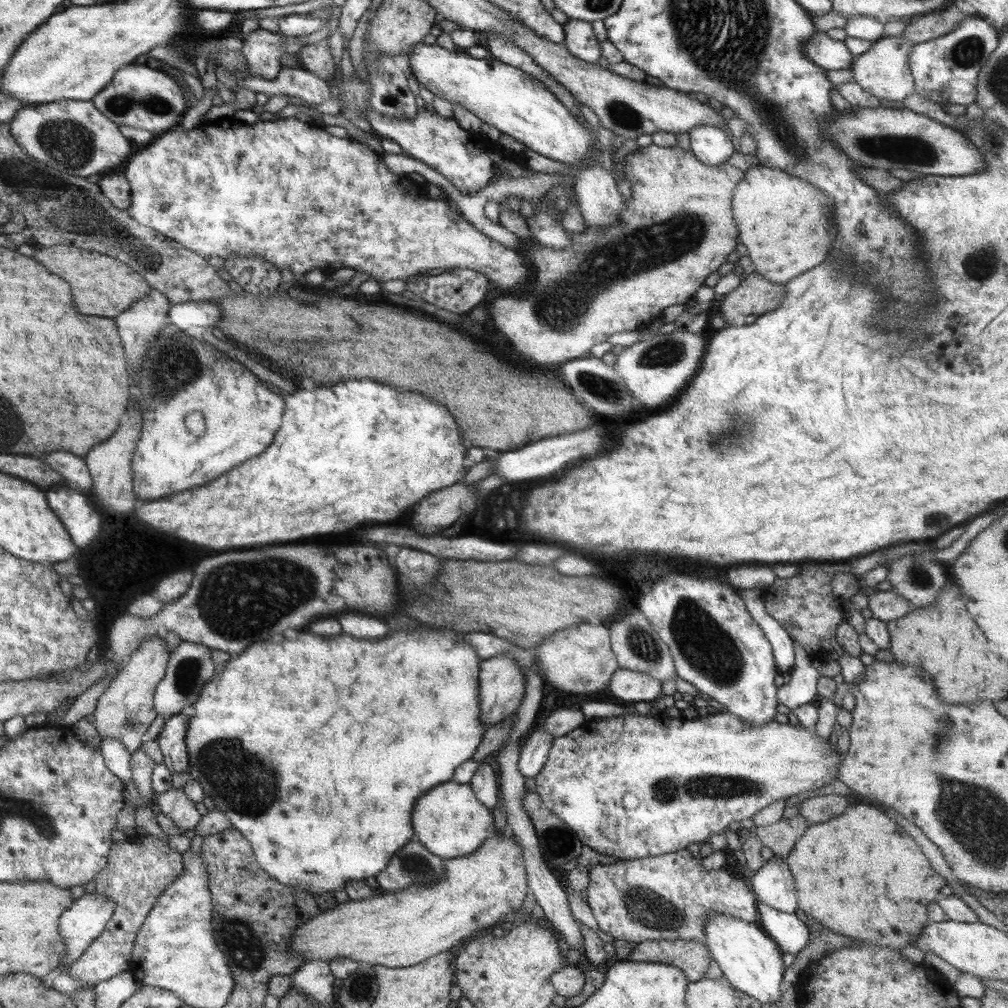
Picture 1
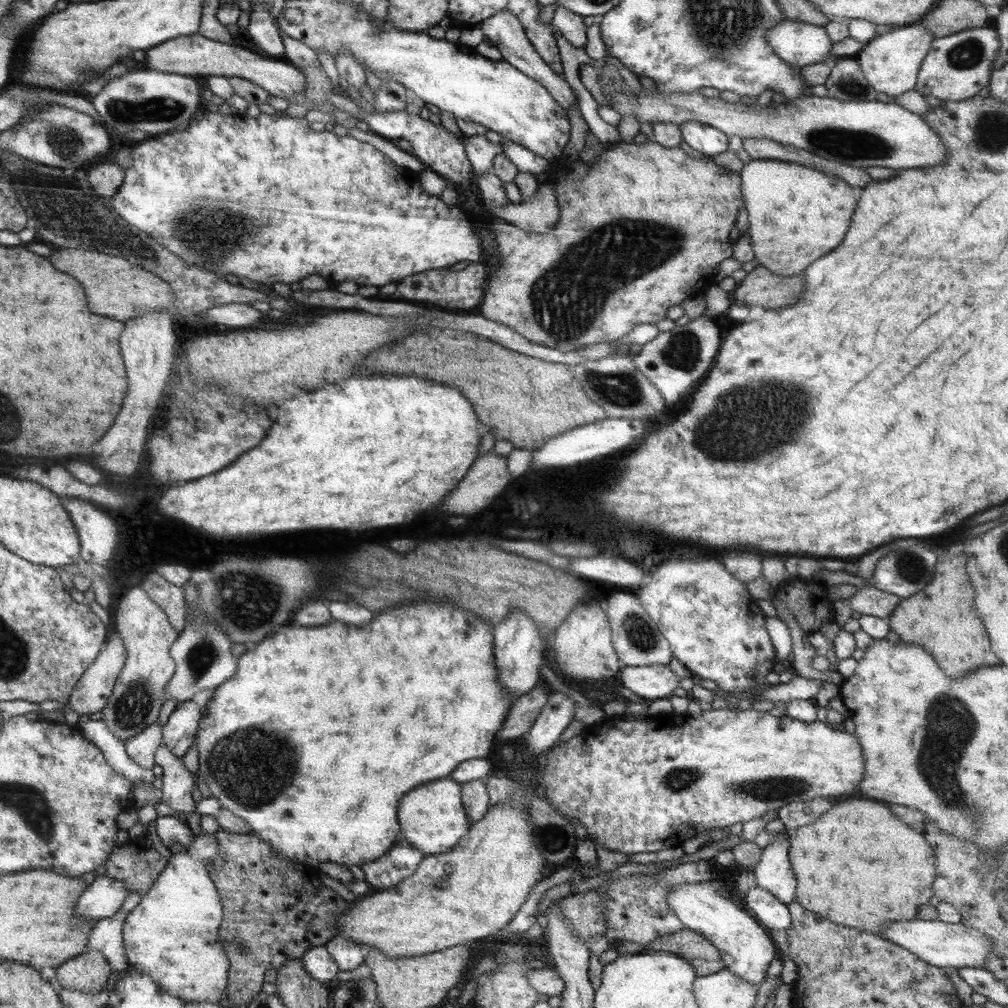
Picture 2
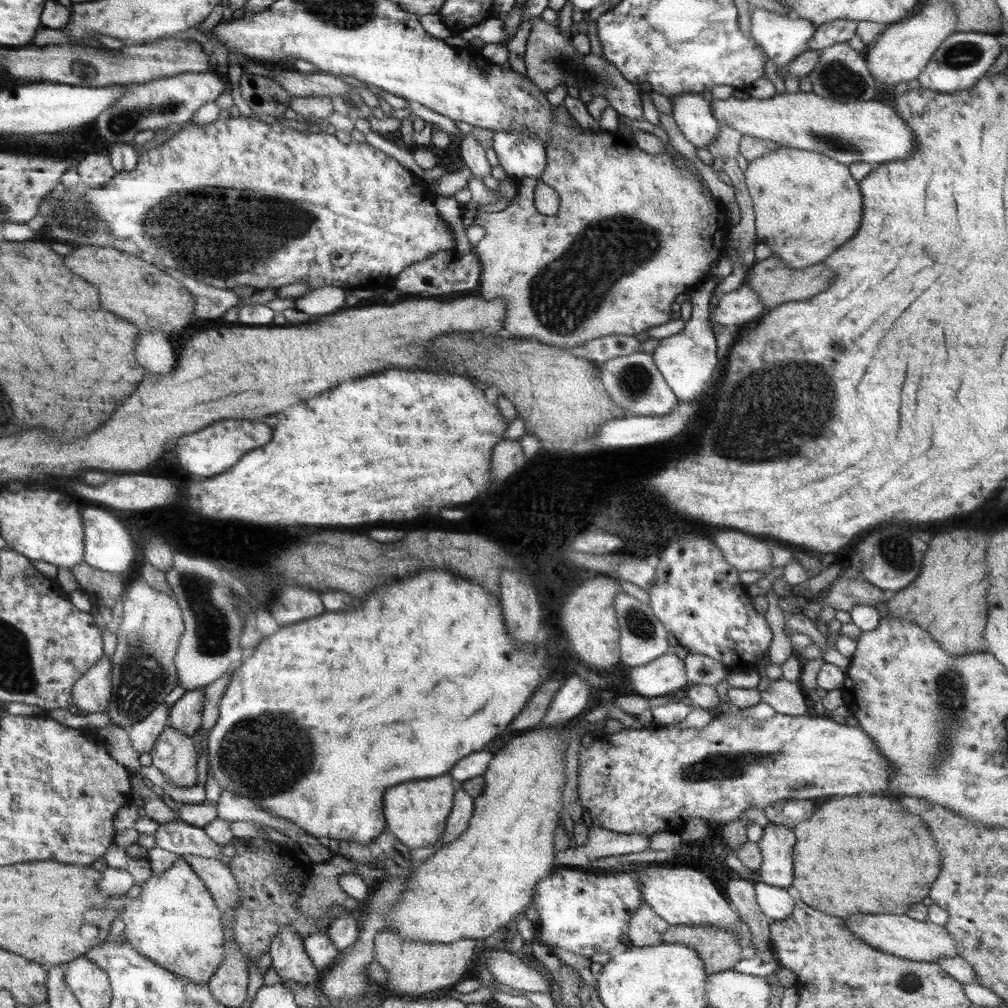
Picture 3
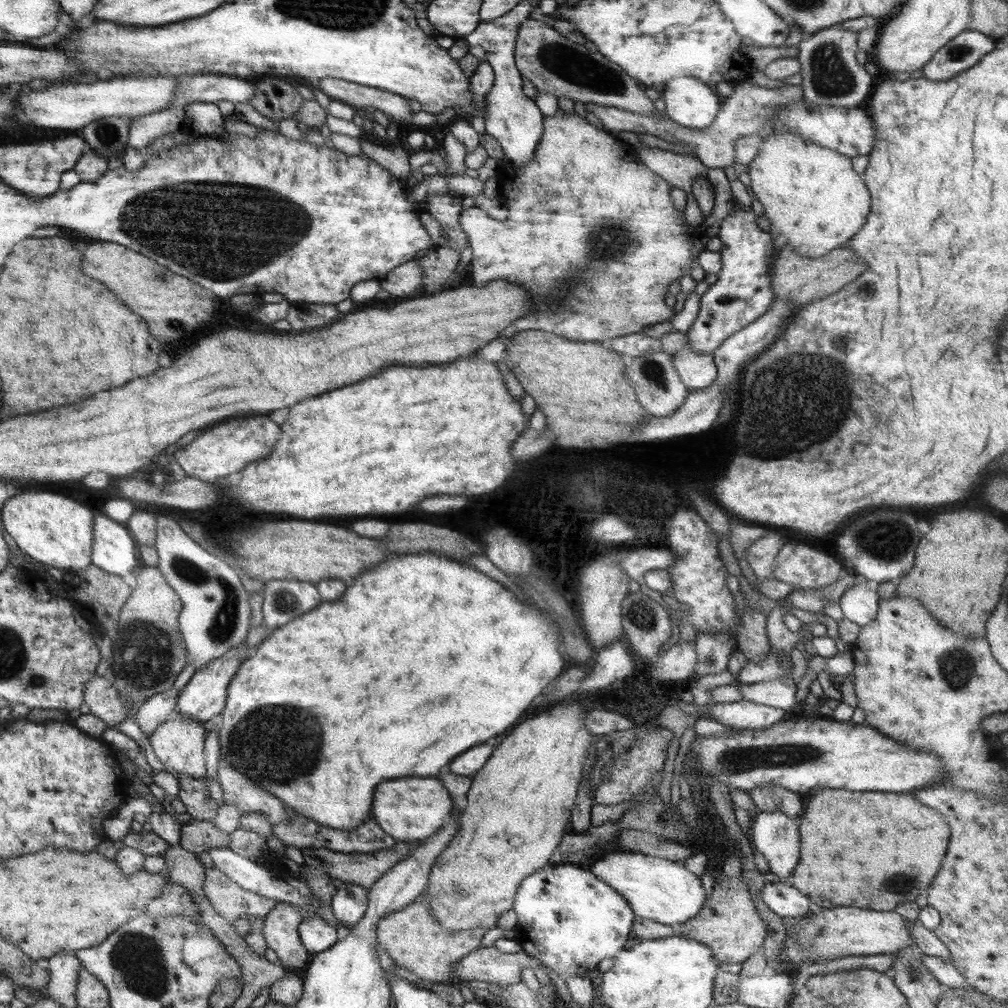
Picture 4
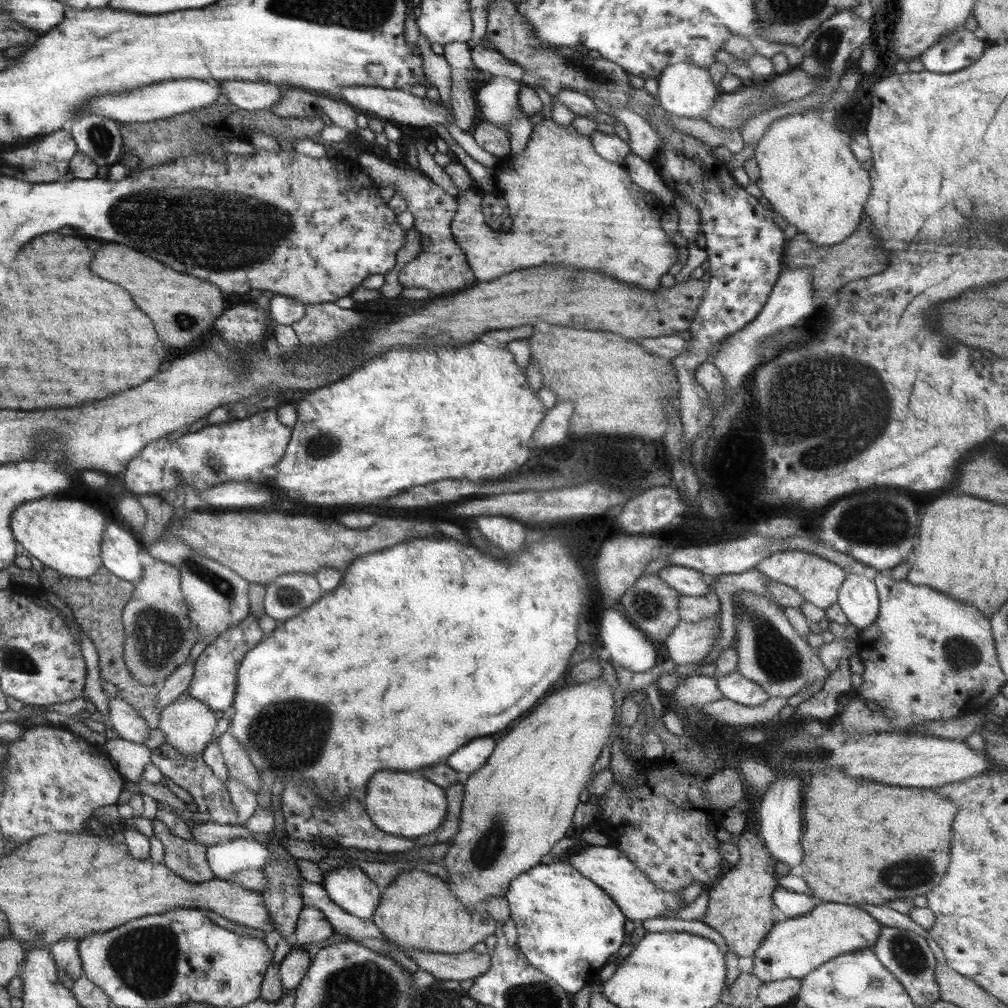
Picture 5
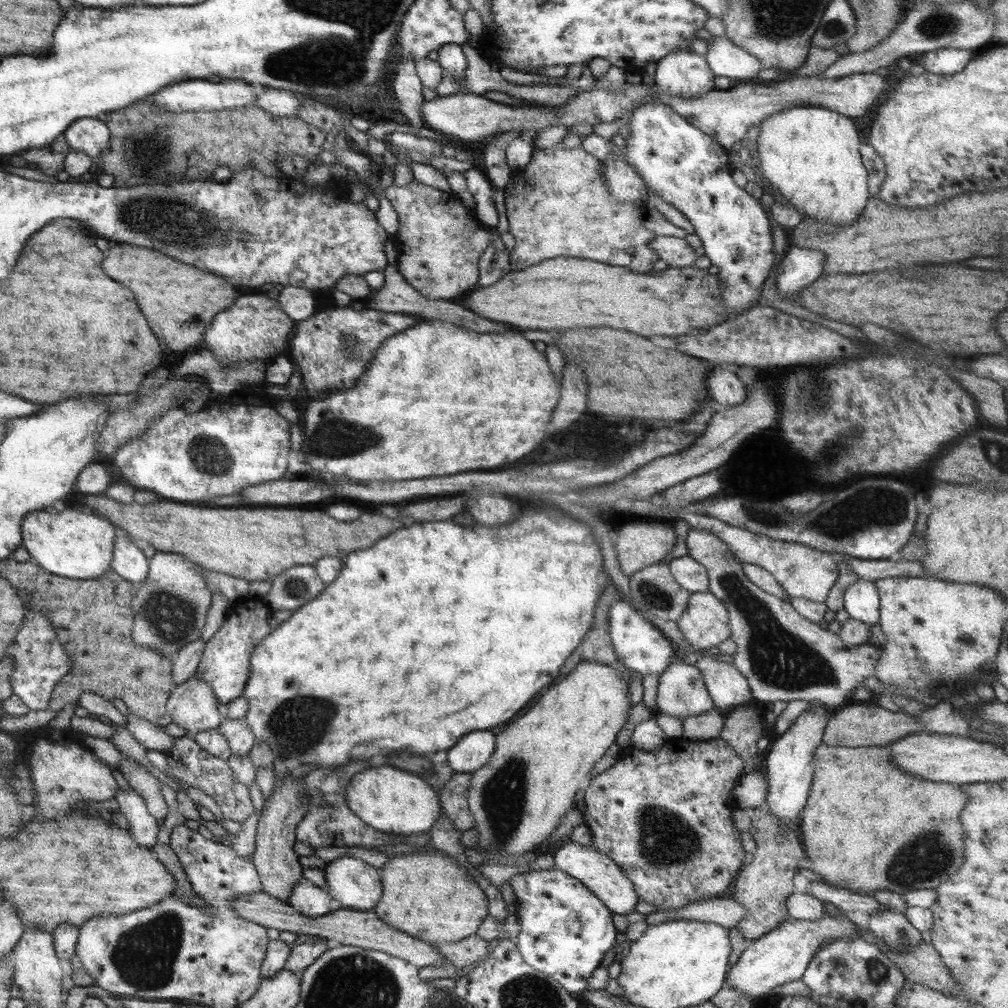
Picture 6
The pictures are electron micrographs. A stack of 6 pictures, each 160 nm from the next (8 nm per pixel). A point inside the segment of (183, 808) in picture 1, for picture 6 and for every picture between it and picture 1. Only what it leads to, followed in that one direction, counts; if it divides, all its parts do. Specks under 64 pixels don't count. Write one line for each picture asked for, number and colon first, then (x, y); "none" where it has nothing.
2: (178, 780)
3: (175, 754)
4: (179, 743)
5: (188, 724)
6: (192, 705)

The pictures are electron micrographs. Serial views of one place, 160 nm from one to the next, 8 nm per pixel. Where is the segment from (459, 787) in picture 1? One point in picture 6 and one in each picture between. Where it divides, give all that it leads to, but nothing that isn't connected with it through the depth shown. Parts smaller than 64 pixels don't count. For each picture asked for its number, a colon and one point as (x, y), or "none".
2: (433, 820)
3: (417, 811)
4: (408, 809)
5: (408, 806)
6: (393, 802)

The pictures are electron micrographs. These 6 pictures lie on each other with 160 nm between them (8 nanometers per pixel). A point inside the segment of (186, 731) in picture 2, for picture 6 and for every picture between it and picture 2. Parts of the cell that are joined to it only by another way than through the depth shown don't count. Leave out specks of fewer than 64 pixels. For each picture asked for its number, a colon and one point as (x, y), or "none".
3: (187, 715)
4: (204, 697)
5: (214, 682)
6: (225, 666)

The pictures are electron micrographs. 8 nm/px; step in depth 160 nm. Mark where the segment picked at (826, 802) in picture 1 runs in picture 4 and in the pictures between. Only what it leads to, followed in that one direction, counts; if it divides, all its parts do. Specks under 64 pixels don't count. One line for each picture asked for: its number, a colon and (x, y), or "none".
2: (798, 813)
3: (787, 812)
4: (767, 798)

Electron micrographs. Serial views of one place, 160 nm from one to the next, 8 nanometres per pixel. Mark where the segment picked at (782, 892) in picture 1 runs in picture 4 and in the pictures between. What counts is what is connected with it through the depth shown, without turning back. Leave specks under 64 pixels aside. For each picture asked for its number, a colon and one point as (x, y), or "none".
2: (773, 873)
3: (776, 846)
4: (775, 835)

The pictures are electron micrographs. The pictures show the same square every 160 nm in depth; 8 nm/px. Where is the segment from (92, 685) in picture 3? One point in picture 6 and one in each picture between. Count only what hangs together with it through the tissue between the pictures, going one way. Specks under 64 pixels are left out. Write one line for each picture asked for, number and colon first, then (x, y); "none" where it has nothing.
4: (105, 702)
5: (129, 724)
6: (152, 737)

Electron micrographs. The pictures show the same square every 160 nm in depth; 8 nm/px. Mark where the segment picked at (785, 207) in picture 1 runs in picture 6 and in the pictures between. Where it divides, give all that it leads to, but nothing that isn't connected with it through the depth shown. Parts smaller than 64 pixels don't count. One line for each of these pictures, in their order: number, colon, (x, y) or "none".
2: (797, 214)
3: (807, 205)
4: (812, 195)
5: (808, 172)
6: (810, 154)

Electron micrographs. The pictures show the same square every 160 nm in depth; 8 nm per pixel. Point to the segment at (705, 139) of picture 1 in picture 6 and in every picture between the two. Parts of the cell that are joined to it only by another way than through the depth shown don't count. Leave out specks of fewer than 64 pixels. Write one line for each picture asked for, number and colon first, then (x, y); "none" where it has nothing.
2: (707, 140)
3: (693, 114)
4: (688, 101)
5: (686, 90)
6: (684, 74)

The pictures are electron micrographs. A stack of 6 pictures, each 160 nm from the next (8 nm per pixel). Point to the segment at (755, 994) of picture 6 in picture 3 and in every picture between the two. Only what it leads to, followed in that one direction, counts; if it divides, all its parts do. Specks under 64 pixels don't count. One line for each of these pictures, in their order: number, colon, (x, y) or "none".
3: (909, 939)
4: (829, 934)
5: (794, 947)

